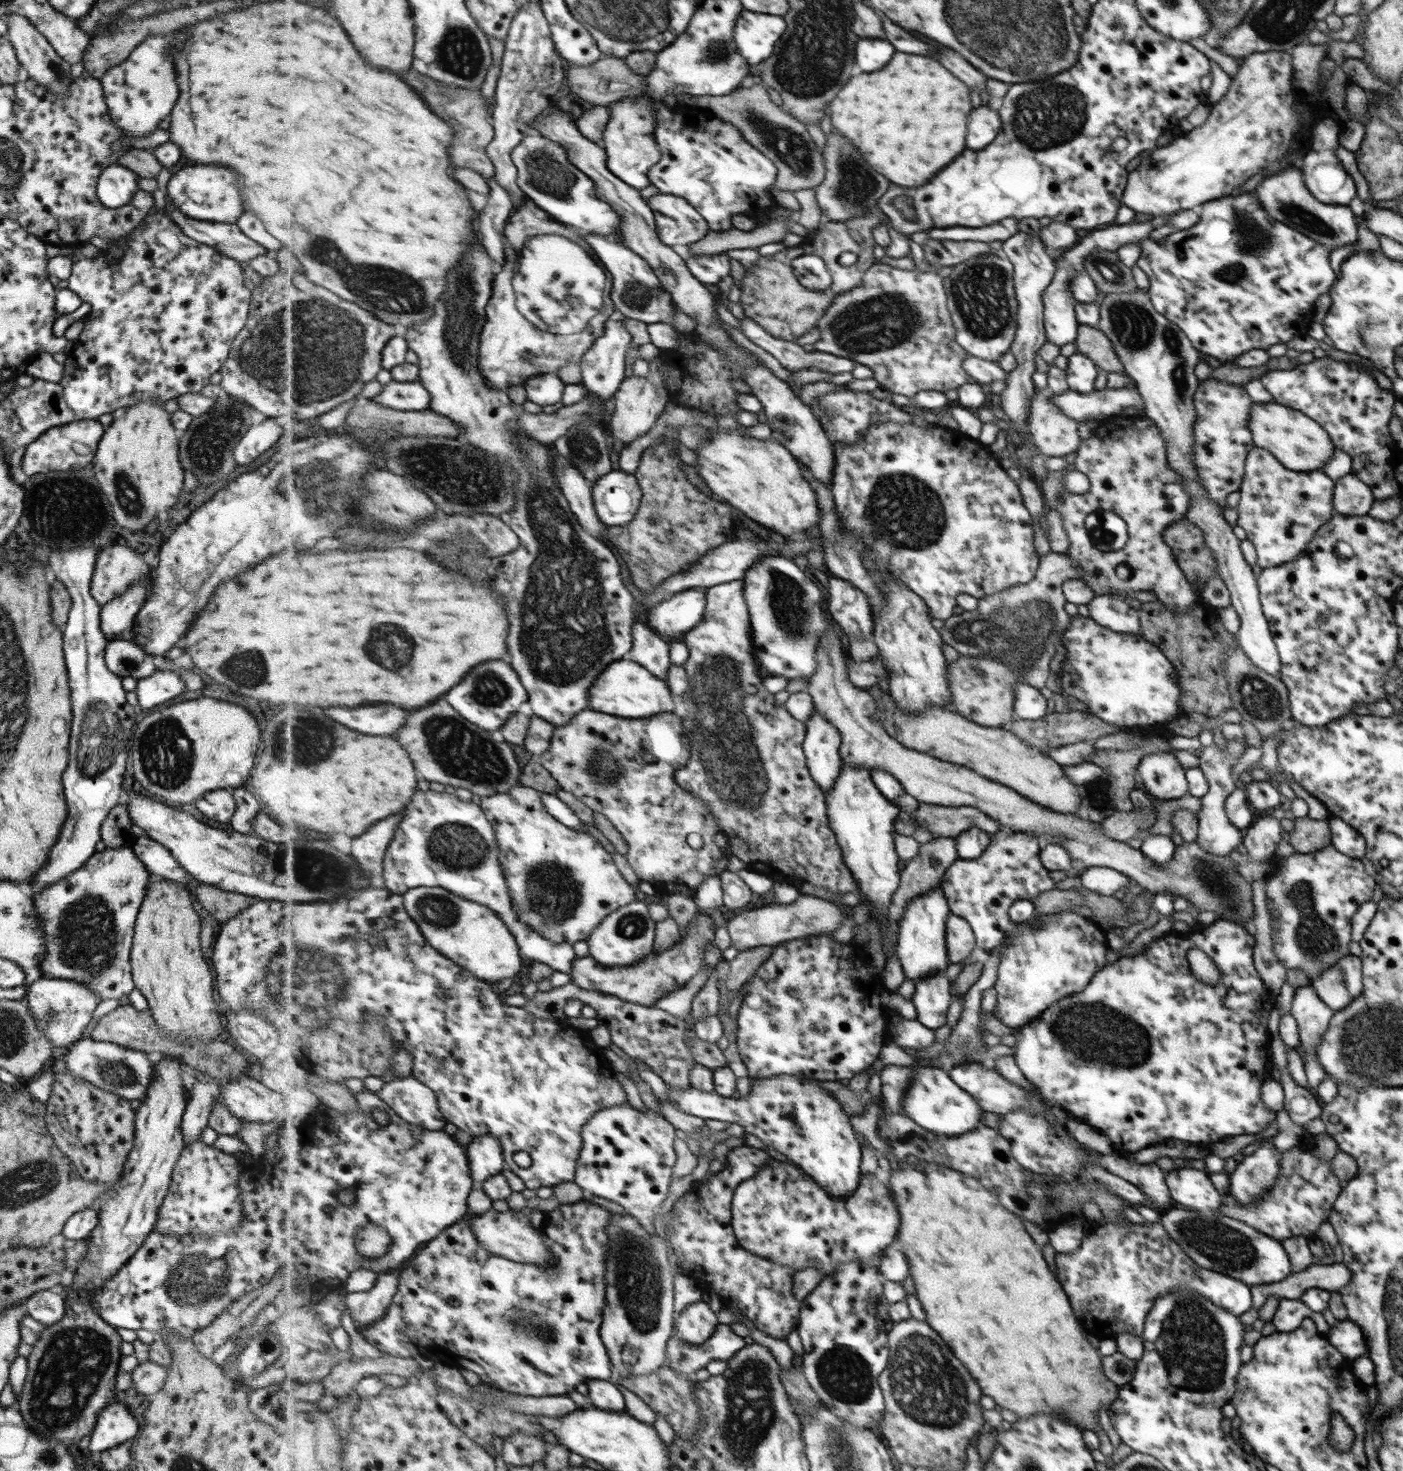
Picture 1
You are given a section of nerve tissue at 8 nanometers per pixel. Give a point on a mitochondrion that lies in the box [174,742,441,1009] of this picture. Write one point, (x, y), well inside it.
(313, 870)

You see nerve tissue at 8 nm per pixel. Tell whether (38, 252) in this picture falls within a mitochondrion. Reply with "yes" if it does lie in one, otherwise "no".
no

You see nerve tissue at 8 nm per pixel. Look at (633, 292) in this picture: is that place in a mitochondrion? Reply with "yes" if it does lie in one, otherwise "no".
yes

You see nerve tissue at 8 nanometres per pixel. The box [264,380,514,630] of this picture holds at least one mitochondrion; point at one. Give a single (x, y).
(461, 477)

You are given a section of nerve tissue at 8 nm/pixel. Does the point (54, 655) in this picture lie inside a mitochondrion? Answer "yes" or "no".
no

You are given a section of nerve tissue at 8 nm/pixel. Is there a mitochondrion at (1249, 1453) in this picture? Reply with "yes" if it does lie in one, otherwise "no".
no

